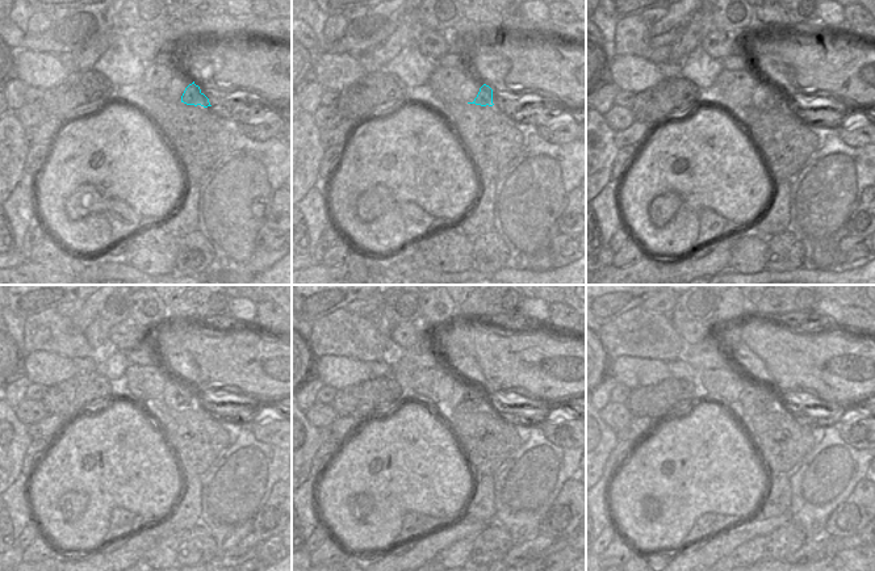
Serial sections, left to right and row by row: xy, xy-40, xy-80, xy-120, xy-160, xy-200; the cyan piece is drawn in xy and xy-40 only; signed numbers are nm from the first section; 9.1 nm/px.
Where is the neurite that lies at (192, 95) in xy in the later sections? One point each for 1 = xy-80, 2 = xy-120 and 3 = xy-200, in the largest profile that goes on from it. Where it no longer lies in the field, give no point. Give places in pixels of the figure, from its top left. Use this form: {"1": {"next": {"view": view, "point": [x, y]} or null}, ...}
{"1": {"next": {"view": "xy-80", "point": [777, 97]}}, "2": {"next": {"view": "xy-120", "point": [181, 401]}}, "3": {"next": {"view": "xy-200", "point": [765, 402]}}}

